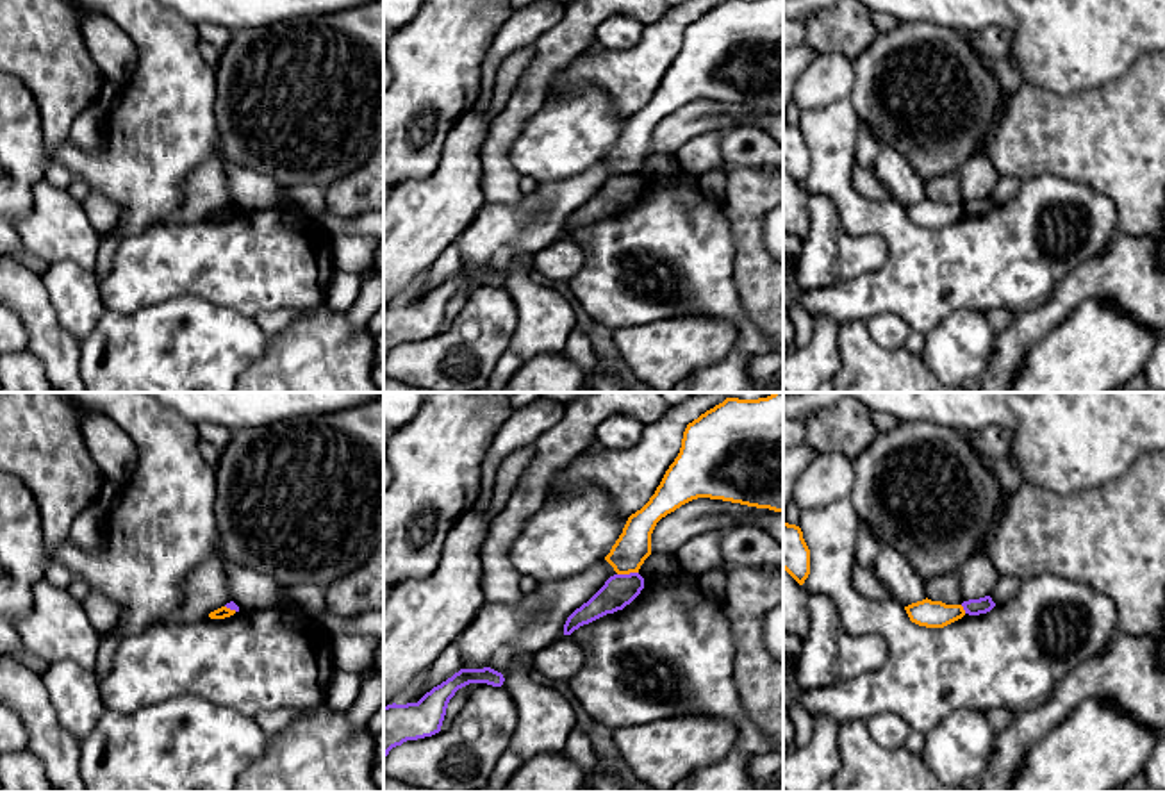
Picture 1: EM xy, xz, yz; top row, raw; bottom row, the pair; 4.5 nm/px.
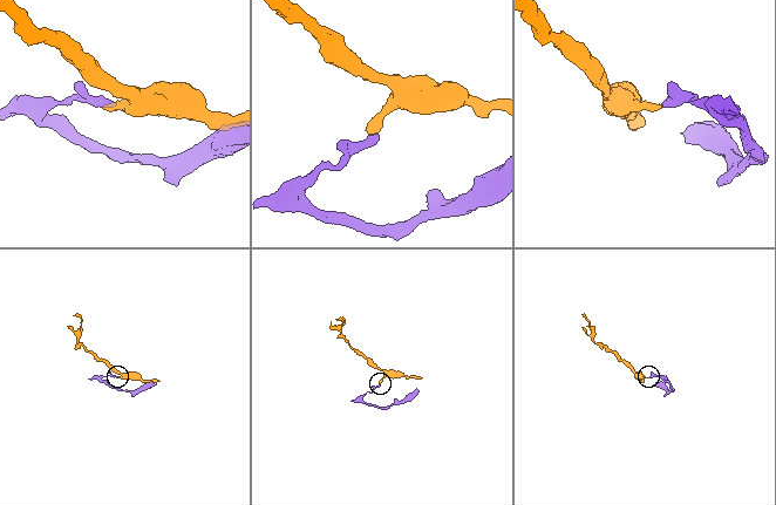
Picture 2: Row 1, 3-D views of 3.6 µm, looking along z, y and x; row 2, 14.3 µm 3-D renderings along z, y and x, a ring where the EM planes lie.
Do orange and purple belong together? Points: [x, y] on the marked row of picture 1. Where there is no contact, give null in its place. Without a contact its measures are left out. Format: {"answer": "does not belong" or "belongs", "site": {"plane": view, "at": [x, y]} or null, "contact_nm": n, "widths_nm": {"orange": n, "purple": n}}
{"answer": "does not belong", "site": {"plane": "xz", "at": [627, 573]}, "contact_nm": 100, "widths_nm": {"orange": 160, "purple": 140}}

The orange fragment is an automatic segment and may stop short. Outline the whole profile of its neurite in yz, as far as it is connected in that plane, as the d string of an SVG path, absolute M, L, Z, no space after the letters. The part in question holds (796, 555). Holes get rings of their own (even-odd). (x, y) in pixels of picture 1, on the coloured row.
M783 523L783 569L803 585L810 574L810 549L796 524Z

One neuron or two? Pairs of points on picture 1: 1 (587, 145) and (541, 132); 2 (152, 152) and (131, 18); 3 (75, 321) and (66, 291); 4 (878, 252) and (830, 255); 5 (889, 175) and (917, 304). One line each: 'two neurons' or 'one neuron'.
1: one neuron
2: one neuron
3: one neuron
4: one neuron
5: two neurons

